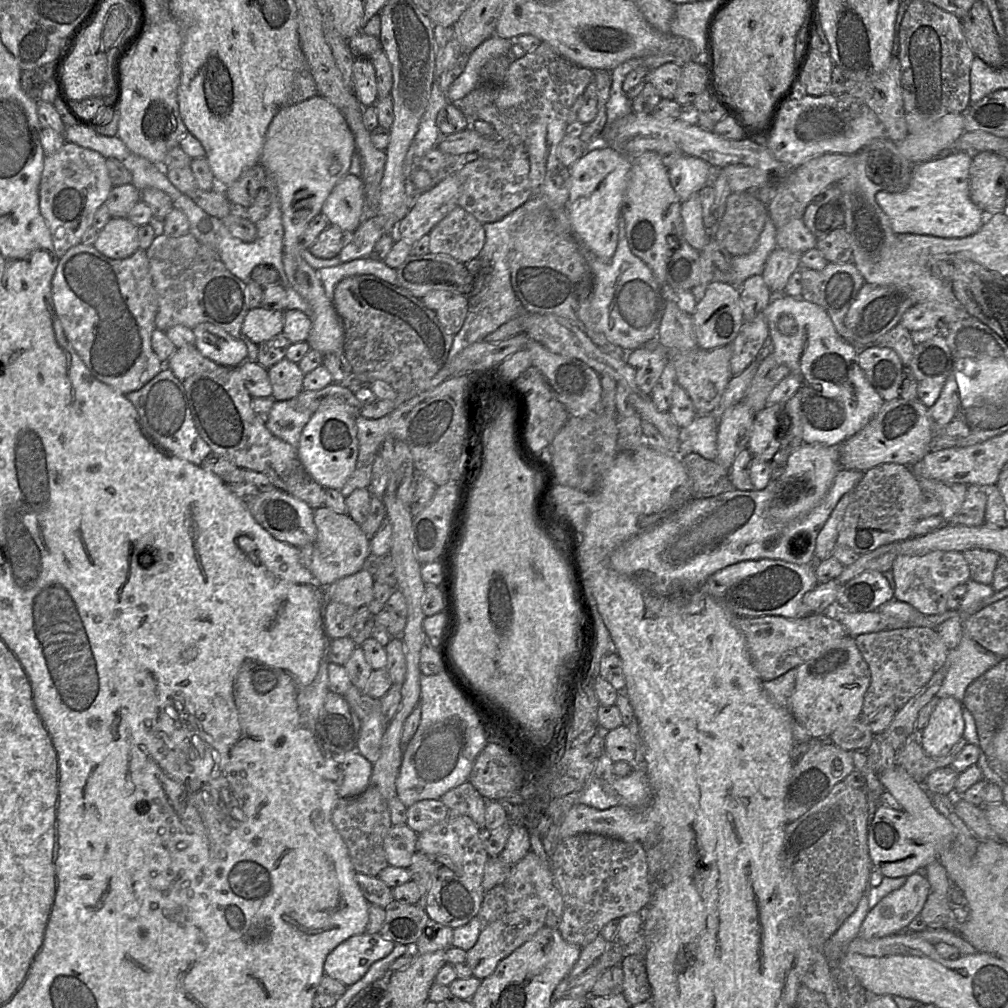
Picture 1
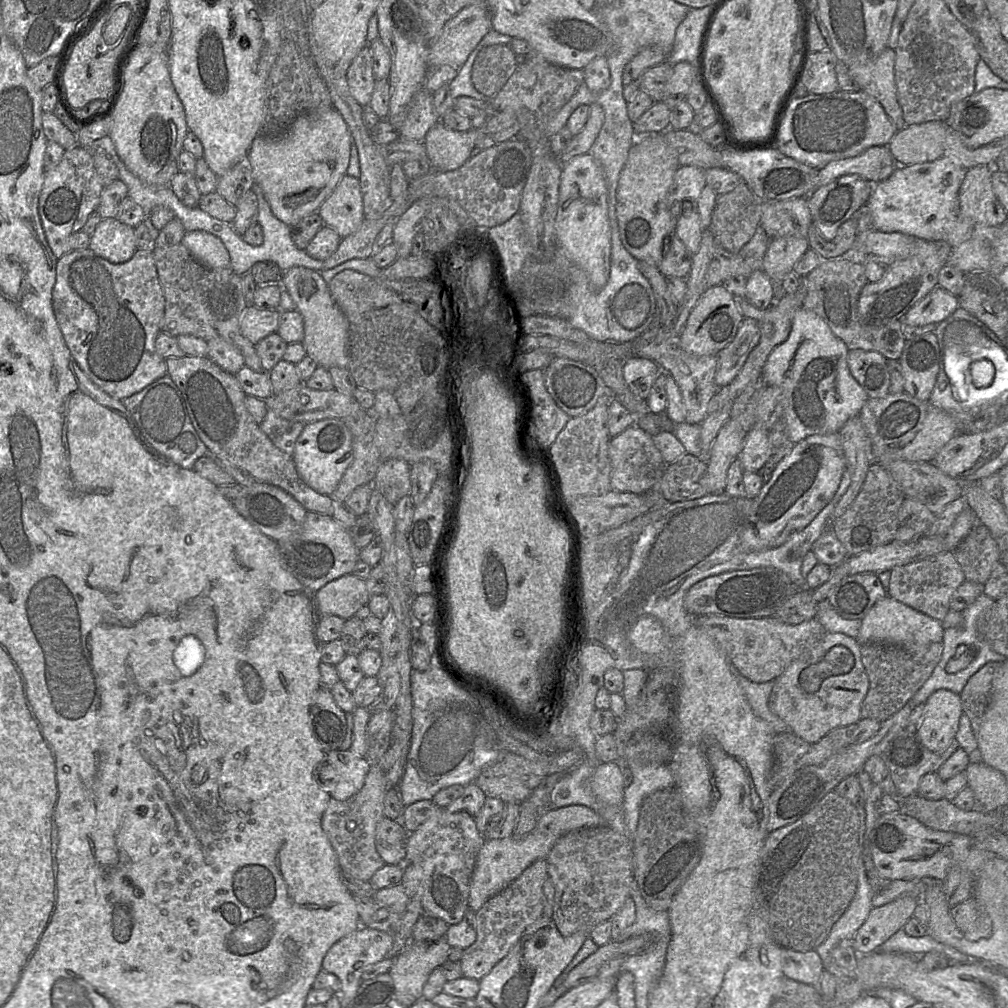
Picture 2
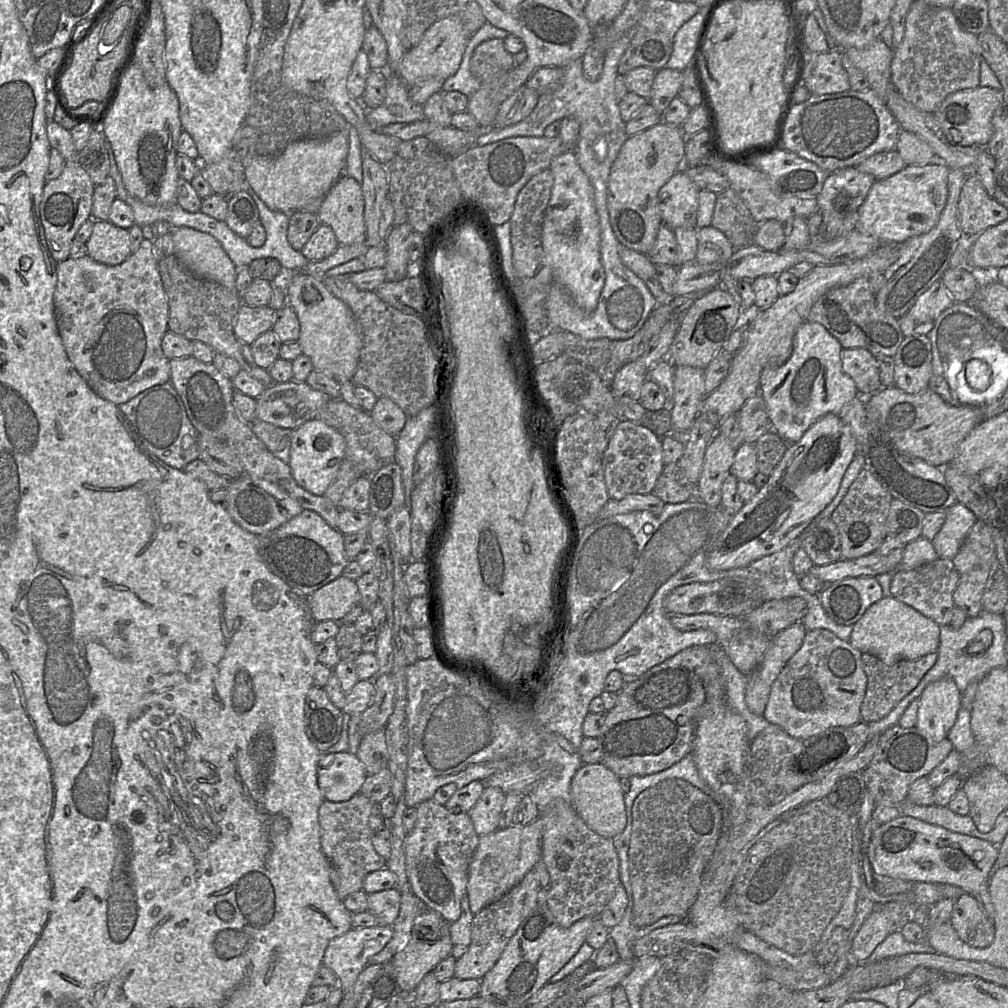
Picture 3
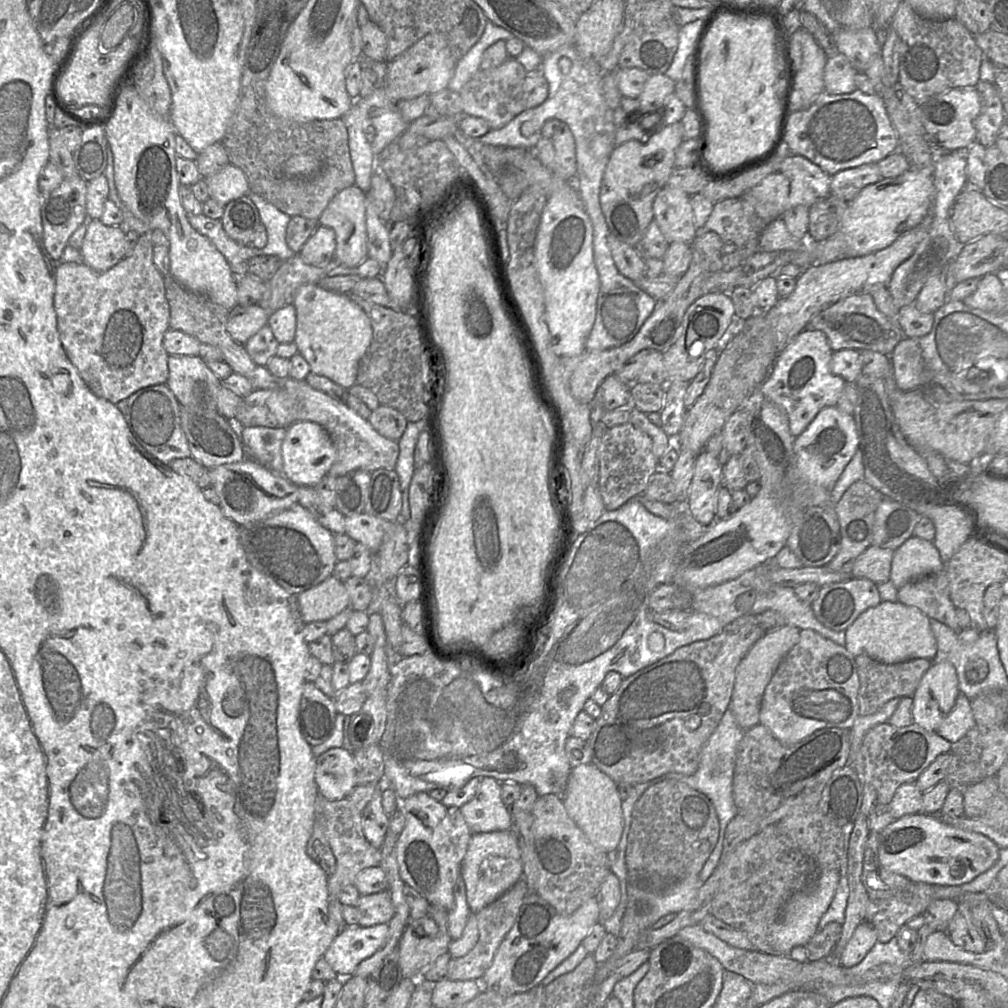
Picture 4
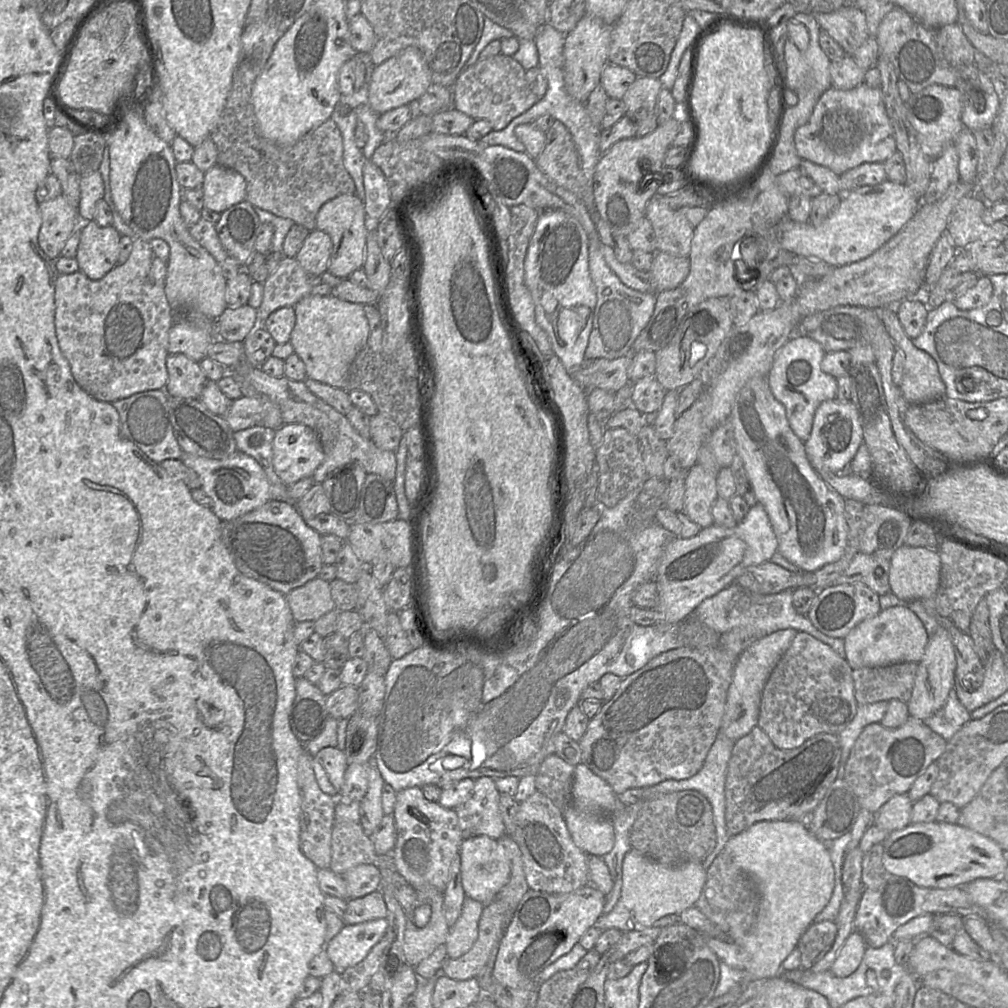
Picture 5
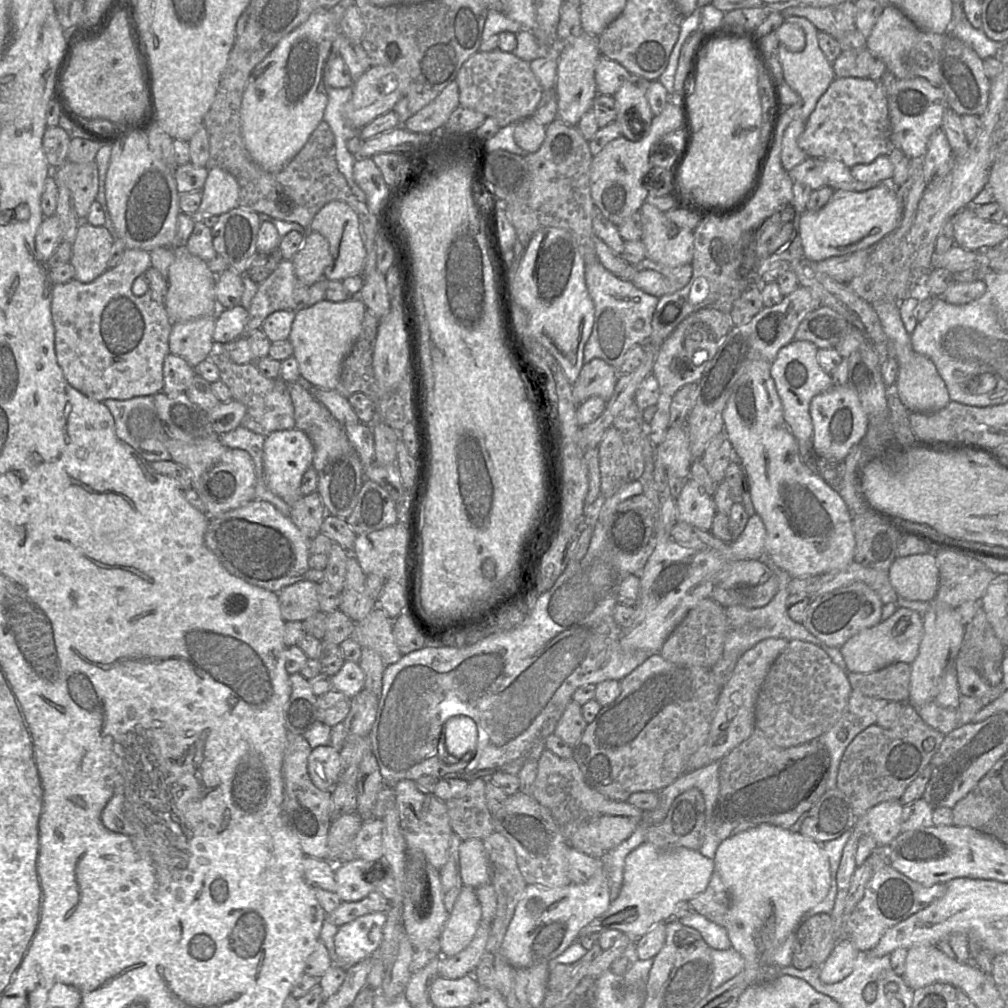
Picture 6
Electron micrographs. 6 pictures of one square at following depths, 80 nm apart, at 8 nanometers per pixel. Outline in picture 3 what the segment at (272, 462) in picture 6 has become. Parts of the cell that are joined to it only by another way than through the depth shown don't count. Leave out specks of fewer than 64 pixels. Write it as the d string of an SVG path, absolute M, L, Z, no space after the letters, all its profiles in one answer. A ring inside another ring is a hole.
M313 419L294 429L288 466L296 483L306 491L323 496L336 477L345 457L344 437L337 429L325 422Z

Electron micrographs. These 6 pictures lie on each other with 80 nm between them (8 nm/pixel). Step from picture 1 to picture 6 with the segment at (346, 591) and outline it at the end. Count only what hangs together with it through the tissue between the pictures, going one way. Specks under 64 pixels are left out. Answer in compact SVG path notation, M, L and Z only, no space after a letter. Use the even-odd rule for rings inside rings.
M302 580L275 592L278 595L281 615L285 622L303 622L320 612L318 585Z

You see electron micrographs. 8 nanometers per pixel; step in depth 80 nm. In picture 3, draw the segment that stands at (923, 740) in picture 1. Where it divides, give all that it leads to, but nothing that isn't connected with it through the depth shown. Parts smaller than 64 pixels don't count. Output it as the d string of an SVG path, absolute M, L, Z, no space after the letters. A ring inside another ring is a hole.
M945 677L930 683L918 700L916 728L935 742L946 739L961 707L955 681Z

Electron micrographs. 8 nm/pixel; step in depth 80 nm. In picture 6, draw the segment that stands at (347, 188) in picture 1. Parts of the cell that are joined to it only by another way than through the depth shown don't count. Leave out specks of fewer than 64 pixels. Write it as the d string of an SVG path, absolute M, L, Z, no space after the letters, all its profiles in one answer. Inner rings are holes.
M338 200L327 203L314 216L309 230L320 233L329 243L331 263L325 268L324 277L328 280L343 281L348 277L362 274L366 249L360 233L358 216L349 205Z

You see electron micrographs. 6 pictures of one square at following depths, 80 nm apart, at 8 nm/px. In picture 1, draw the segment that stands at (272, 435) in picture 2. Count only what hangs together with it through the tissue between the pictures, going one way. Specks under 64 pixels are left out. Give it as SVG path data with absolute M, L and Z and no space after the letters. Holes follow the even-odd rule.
M295 399L274 401L265 426L274 436L298 449L302 430L311 417L311 413L295 408Z

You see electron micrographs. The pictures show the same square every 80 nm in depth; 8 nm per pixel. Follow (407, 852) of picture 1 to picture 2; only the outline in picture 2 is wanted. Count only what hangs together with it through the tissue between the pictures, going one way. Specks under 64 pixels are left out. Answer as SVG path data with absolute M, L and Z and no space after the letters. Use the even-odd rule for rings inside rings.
M403 814L402 822L384 817L377 824L375 833L375 846L378 854L384 860L385 864L403 865L405 862L406 843L408 836L409 832L403 826Z

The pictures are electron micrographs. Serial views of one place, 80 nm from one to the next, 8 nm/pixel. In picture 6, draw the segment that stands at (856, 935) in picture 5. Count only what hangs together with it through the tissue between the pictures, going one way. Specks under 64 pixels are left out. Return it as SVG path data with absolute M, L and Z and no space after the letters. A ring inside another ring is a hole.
M842 938L820 967L820 979L823 983L840 982L854 969L859 950L849 938Z

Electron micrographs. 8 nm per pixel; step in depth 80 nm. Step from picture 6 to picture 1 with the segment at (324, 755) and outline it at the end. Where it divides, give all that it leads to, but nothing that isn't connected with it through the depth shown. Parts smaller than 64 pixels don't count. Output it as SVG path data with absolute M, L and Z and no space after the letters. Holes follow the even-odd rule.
M358 750L333 753L332 758L338 766L339 797L357 796L371 784L373 764Z

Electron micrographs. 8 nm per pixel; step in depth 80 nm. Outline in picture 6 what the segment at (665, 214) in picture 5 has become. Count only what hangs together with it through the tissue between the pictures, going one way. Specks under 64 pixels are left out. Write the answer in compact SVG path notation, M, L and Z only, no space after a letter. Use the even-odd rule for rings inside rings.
M644 203L639 210L646 257L654 262L678 267L692 262L694 230L683 229L668 220L665 212Z

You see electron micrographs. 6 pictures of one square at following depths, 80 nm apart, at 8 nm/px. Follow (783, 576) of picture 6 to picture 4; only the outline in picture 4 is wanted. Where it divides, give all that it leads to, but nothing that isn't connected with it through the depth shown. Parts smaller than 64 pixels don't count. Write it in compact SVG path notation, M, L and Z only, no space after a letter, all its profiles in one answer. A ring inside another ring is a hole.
M756 566L756 572L749 570L734 580L698 591L693 595L692 609L717 618L724 626L743 616L775 610L784 616L785 626L796 626L800 630L810 629L838 645L845 646L845 631L833 631L822 625L816 619L811 605L801 602L788 587L778 586L769 581L770 572Z

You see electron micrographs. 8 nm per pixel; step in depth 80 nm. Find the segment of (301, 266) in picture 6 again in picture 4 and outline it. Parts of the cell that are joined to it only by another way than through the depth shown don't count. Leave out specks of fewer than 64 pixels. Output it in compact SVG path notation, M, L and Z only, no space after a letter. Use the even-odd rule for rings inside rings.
M318 225L313 234L302 246L299 256L312 266L325 266L333 258L336 248L335 233L331 228Z

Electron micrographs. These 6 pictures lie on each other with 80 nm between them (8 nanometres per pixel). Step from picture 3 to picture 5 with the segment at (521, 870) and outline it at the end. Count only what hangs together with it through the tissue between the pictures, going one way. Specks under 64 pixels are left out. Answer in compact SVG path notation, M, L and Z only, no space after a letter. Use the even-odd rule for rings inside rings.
M485 835L465 839L460 847L461 879L467 897L479 901L484 906L496 898L501 889L508 883L511 873L511 860L498 839Z

